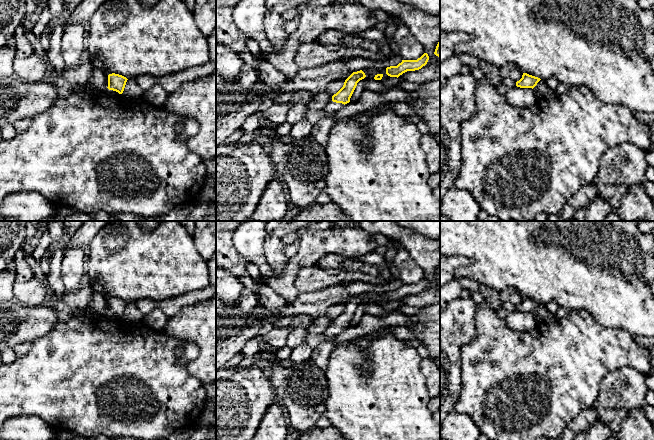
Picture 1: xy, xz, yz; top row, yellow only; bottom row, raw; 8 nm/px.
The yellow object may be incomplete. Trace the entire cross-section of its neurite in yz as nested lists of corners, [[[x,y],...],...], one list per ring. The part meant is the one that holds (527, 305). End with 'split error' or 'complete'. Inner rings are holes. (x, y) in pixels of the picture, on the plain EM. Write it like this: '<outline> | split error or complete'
[[[523,297],[522,302],[516,306],[516,310],[520,312],[534,312],[541,303],[527,297]]] | complete

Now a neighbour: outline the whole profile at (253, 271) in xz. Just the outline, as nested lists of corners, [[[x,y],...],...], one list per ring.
[[[246,261],[247,274],[256,282],[262,283],[261,272],[257,265],[250,261]]]

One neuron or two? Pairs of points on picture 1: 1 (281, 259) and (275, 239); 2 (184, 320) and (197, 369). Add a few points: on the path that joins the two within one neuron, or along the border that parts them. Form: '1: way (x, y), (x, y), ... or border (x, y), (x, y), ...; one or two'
1: way (276, 254), (275, 244); one
2: way (196, 332), (204, 340), (204, 357); one

